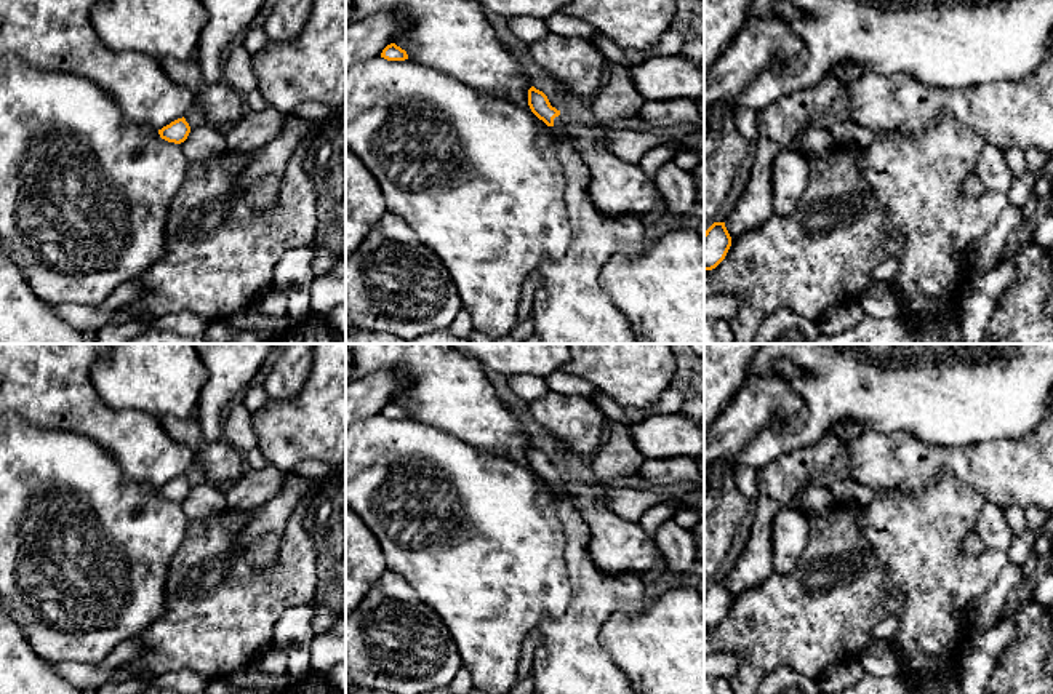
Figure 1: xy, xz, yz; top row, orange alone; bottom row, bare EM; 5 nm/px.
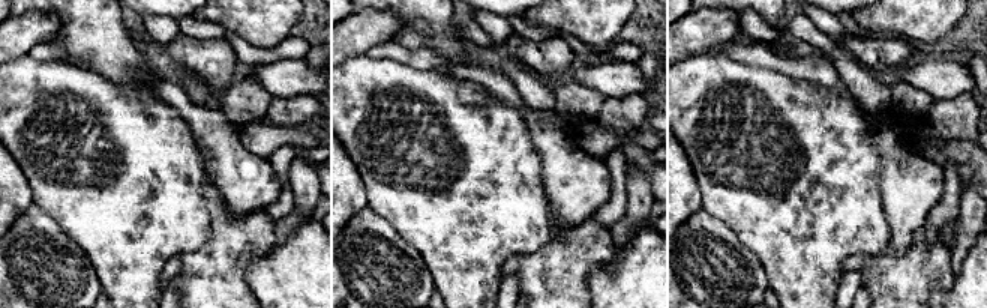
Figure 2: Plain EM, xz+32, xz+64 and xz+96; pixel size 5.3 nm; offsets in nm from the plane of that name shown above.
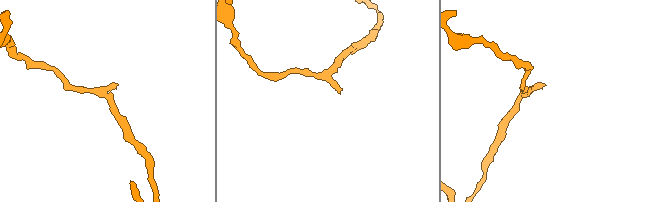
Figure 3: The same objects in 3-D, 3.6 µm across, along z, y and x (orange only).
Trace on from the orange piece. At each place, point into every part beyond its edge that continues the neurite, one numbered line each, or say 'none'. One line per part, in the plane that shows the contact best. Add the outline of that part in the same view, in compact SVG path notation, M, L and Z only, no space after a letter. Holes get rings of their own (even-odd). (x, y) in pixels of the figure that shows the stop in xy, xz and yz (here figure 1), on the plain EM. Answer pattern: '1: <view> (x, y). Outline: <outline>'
1: xz (615, 544). Outline: M560 472L552 486L583 515L589 528L587 548L602 572L642 574L664 561L655 537L648 536L639 521L621 518L600 505L579 477Z

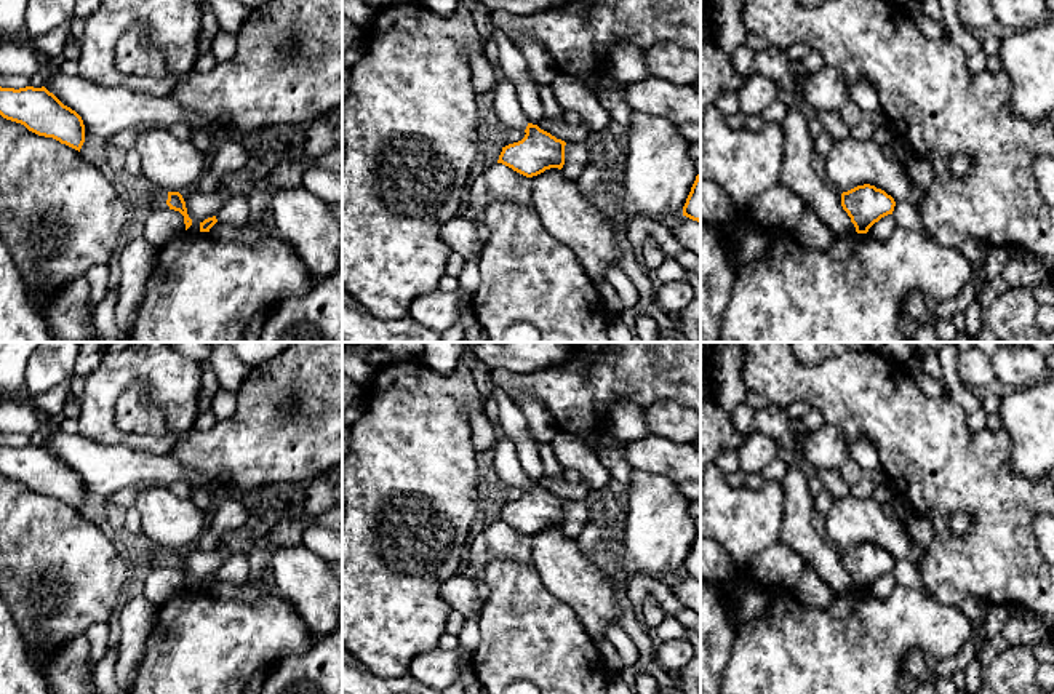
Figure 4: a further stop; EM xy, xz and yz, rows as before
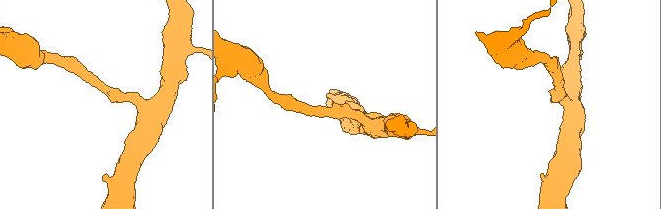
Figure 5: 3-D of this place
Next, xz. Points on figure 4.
1: xz (506, 464). Outline: M501 435L491 456L496 477L509 486L525 489L529 481L537 483L523 472L513 440Z

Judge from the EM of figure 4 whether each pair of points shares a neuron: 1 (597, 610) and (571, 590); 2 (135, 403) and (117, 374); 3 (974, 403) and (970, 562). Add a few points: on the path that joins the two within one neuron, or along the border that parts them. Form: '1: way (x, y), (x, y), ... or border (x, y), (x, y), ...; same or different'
1: way (590, 603), (578, 590); same
2: border (159, 410), (131, 386), (119, 398), (114, 426); different
3: border (950, 397), (966, 414); different

